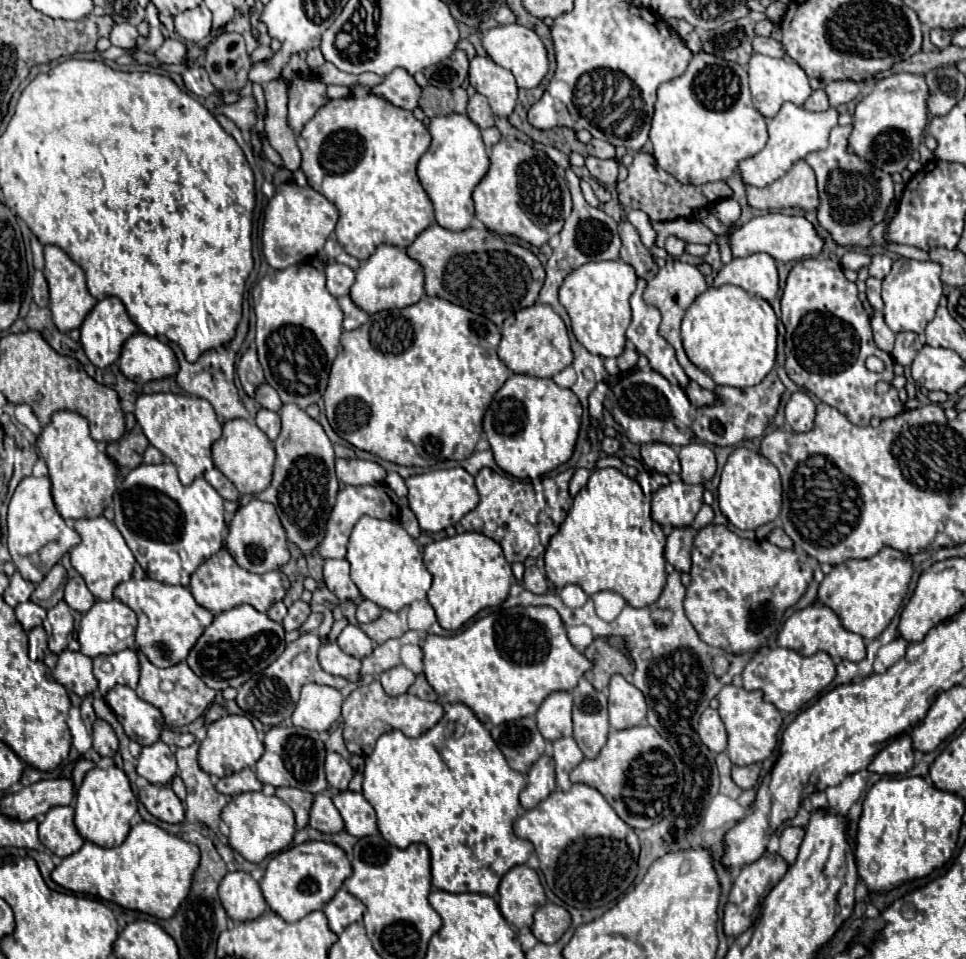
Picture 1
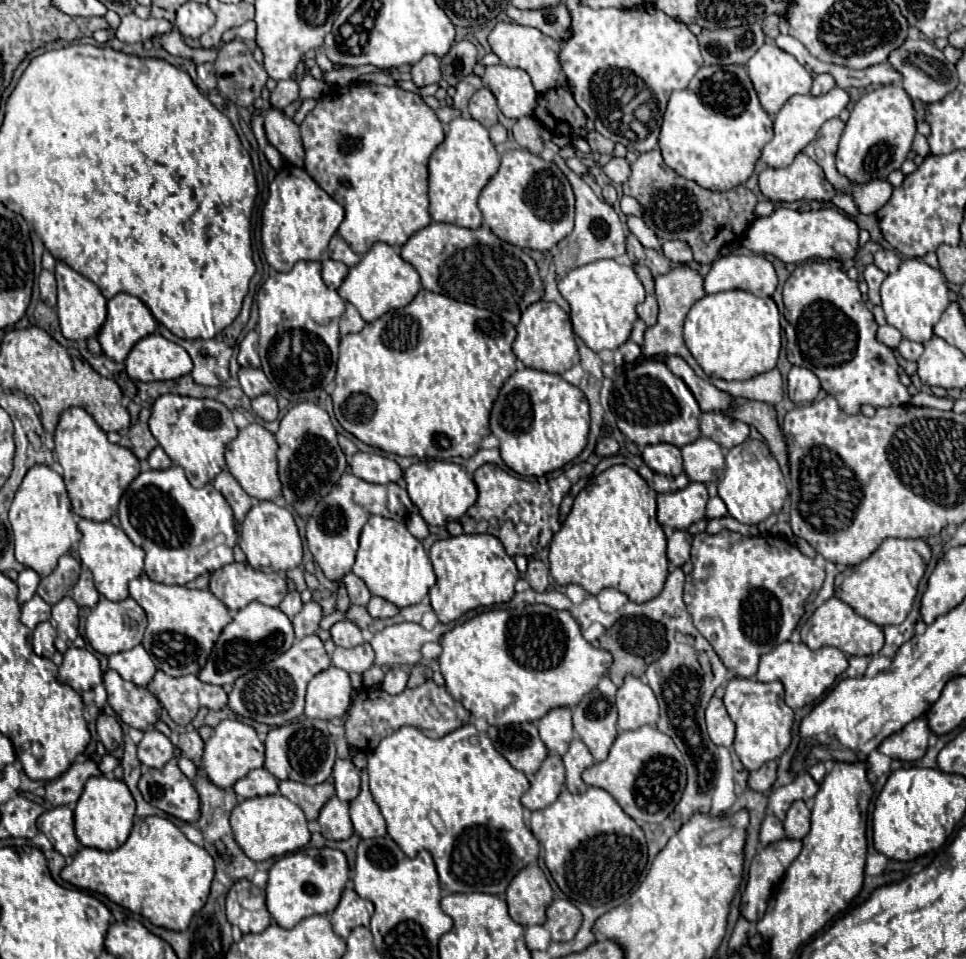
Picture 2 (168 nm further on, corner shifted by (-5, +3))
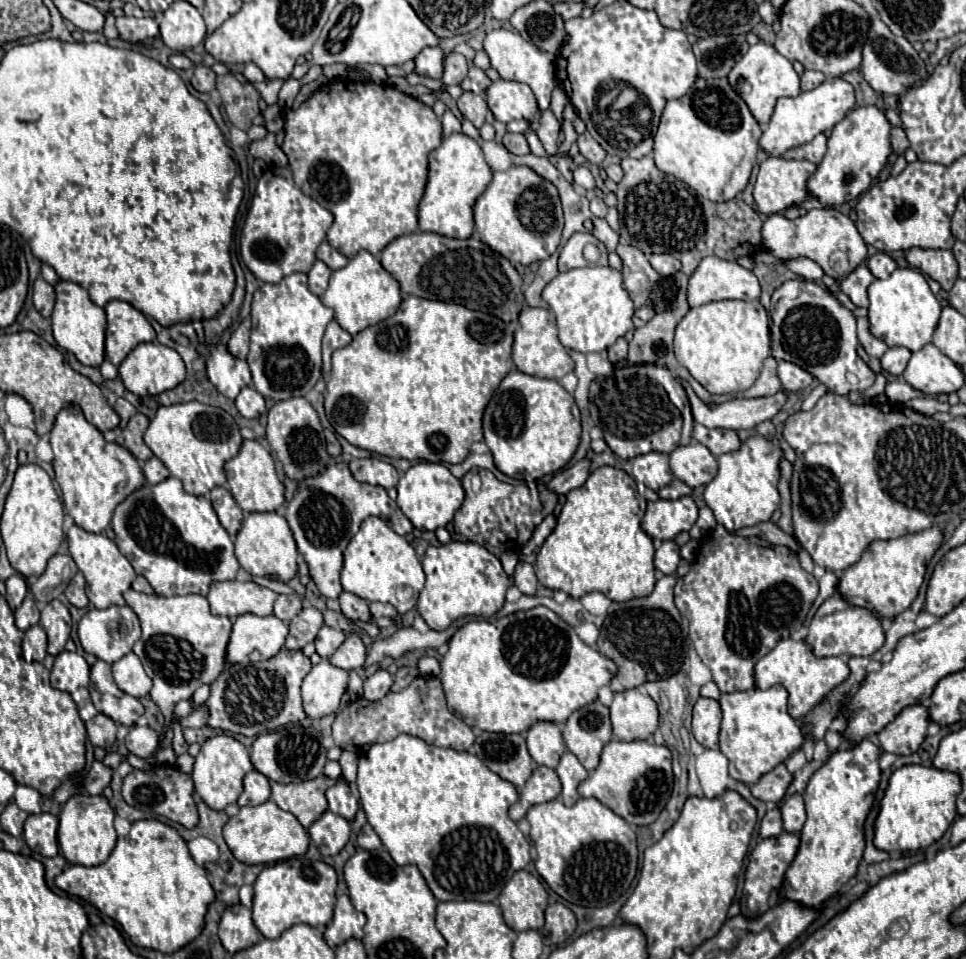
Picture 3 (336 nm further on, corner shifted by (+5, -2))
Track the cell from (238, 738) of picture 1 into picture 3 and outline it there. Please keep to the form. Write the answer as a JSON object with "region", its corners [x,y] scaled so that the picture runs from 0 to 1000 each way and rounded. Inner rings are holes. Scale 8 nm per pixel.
{"region":[[[223,766],[208,777],[208,783],[202,789],[202,800],[200,800],[198,810],[202,816],[202,825],[208,829],[208,833],[218,844],[227,846],[227,844],[233,844],[237,837],[245,835],[252,823],[252,810],[258,804],[262,804],[262,798],[258,794],[256,779],[239,766]]]}

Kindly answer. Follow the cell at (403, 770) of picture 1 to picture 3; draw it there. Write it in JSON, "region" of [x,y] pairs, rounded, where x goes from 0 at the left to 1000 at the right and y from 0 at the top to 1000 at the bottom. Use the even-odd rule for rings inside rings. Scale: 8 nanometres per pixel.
{"region":[[[413,766],[401,775],[390,775],[384,777],[382,783],[372,791],[372,806],[370,806],[370,821],[374,827],[374,839],[378,844],[382,860],[388,864],[396,881],[401,883],[403,892],[411,902],[432,902],[434,908],[438,910],[446,931],[452,935],[452,940],[479,940],[479,937],[490,937],[490,940],[512,940],[519,931],[519,927],[525,923],[527,914],[535,910],[537,906],[543,906],[546,900],[550,898],[548,894],[548,879],[541,873],[541,869],[535,864],[533,856],[527,852],[525,844],[535,835],[535,825],[531,816],[519,812],[514,806],[510,806],[494,787],[488,787],[486,783],[471,783],[471,781],[459,781],[459,779],[448,779],[442,777],[438,771],[428,769],[428,766]]]}

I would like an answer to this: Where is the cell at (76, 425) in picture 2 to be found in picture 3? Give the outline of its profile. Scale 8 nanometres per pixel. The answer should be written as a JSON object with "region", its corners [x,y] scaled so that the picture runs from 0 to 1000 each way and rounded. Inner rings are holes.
{"region":[[[78,422],[61,429],[53,447],[53,466],[57,472],[57,502],[63,508],[69,535],[84,552],[105,556],[115,545],[117,531],[138,510],[150,506],[150,497],[142,479],[125,464],[111,462],[100,445],[96,445]]]}

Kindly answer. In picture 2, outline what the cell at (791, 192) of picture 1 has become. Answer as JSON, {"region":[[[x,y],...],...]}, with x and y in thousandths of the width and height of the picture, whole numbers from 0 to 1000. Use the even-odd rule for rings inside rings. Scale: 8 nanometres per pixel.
{"region":[[[827,158],[815,175],[792,175],[786,181],[786,196],[798,211],[860,211],[866,198],[852,184],[852,175],[833,158]]]}

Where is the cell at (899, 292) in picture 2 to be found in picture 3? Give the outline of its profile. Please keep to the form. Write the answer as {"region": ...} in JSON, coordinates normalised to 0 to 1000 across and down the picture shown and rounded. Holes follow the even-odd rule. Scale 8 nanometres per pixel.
{"region":[[[929,278],[918,291],[906,291],[900,297],[900,335],[904,349],[912,351],[920,362],[933,360],[941,366],[951,366],[964,358],[966,343],[970,341],[970,331],[974,318],[964,306],[960,291],[953,283],[945,278]]]}

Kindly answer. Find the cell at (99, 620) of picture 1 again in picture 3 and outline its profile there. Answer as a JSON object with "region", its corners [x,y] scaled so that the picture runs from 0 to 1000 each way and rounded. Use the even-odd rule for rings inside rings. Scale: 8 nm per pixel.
{"region":[[[127,631],[127,633],[111,633],[111,635],[94,635],[84,648],[82,648],[82,668],[84,675],[98,683],[100,687],[109,689],[109,691],[117,691],[121,687],[125,687],[129,681],[136,681],[140,668],[146,664],[146,652],[142,641],[138,639],[136,633]],[[115,662],[117,662],[117,670],[115,670]]]}

